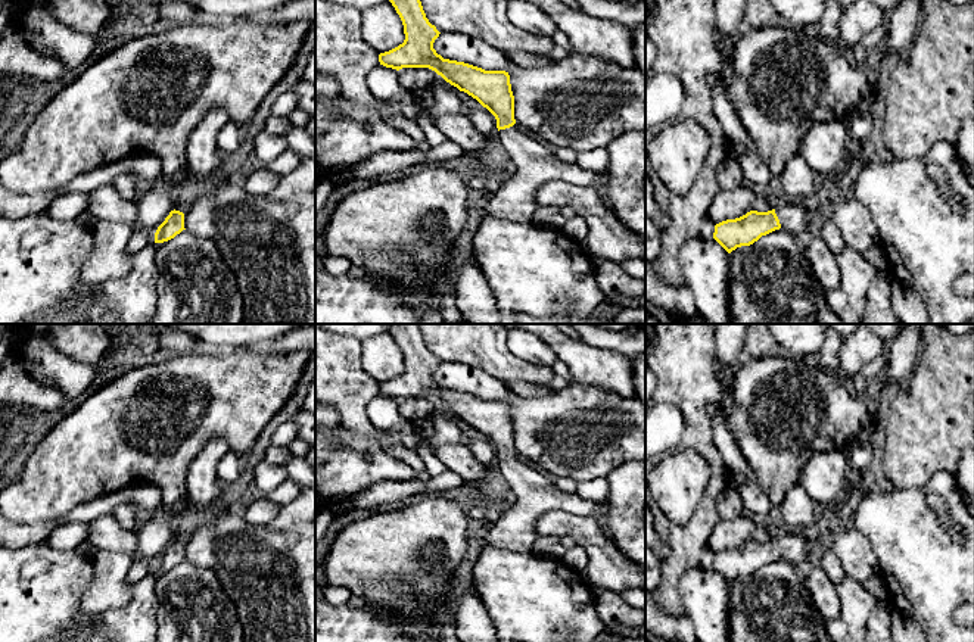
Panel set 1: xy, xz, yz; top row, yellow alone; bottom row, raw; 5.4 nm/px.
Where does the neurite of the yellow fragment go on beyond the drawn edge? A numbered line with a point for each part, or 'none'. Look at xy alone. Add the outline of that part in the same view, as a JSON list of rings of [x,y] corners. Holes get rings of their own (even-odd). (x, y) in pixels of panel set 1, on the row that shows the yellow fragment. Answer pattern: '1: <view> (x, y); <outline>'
none

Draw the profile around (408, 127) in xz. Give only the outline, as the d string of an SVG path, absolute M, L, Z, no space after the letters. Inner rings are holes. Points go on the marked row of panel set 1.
M390 116L389 122L416 143L424 140L424 133L414 119L408 119L407 116Z

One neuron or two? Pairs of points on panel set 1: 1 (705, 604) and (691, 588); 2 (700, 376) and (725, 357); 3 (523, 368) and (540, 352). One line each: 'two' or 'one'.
1: one
2: two
3: two

